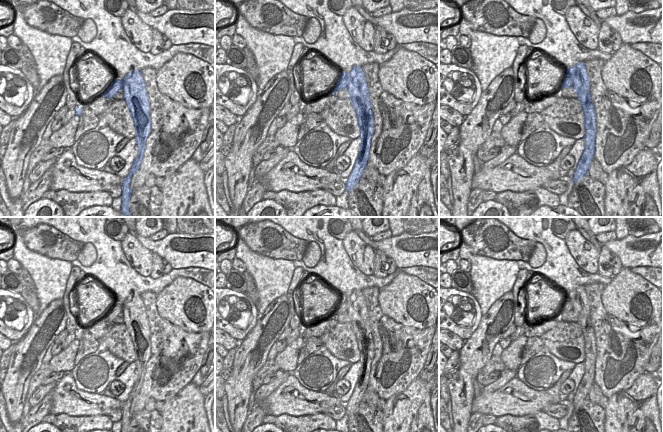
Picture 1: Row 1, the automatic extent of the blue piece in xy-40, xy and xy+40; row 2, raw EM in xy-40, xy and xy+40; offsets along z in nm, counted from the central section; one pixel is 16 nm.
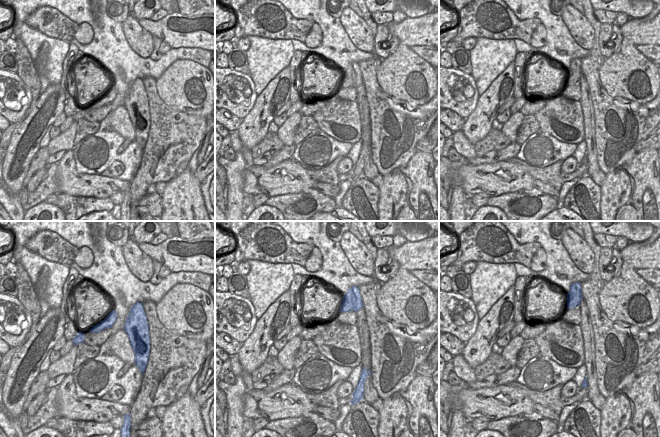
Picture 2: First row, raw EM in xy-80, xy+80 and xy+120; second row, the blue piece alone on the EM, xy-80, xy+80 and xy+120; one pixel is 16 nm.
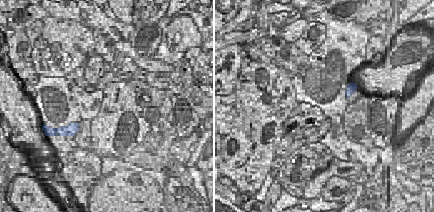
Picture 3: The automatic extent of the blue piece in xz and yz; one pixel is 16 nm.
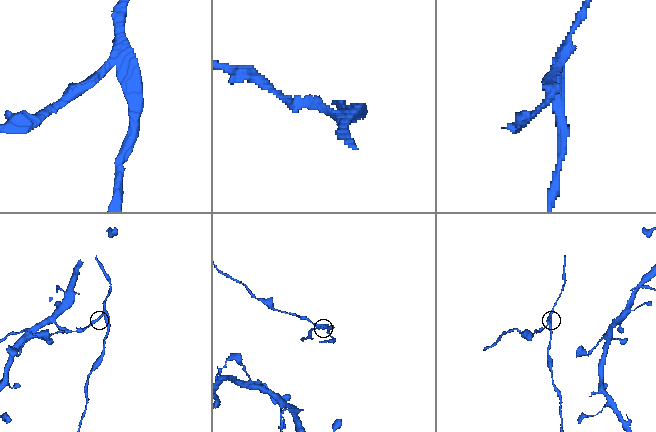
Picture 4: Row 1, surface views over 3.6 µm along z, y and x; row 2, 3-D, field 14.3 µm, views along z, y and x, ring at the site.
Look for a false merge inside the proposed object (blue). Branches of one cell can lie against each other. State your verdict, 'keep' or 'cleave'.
cleave

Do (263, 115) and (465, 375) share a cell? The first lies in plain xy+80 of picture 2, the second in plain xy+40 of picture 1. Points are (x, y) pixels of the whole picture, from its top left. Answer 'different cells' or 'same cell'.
same cell

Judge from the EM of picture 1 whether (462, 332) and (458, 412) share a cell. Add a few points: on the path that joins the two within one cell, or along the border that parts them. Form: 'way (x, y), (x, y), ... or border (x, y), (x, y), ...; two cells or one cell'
border (480, 319), (477, 328), (467, 340); two cells

